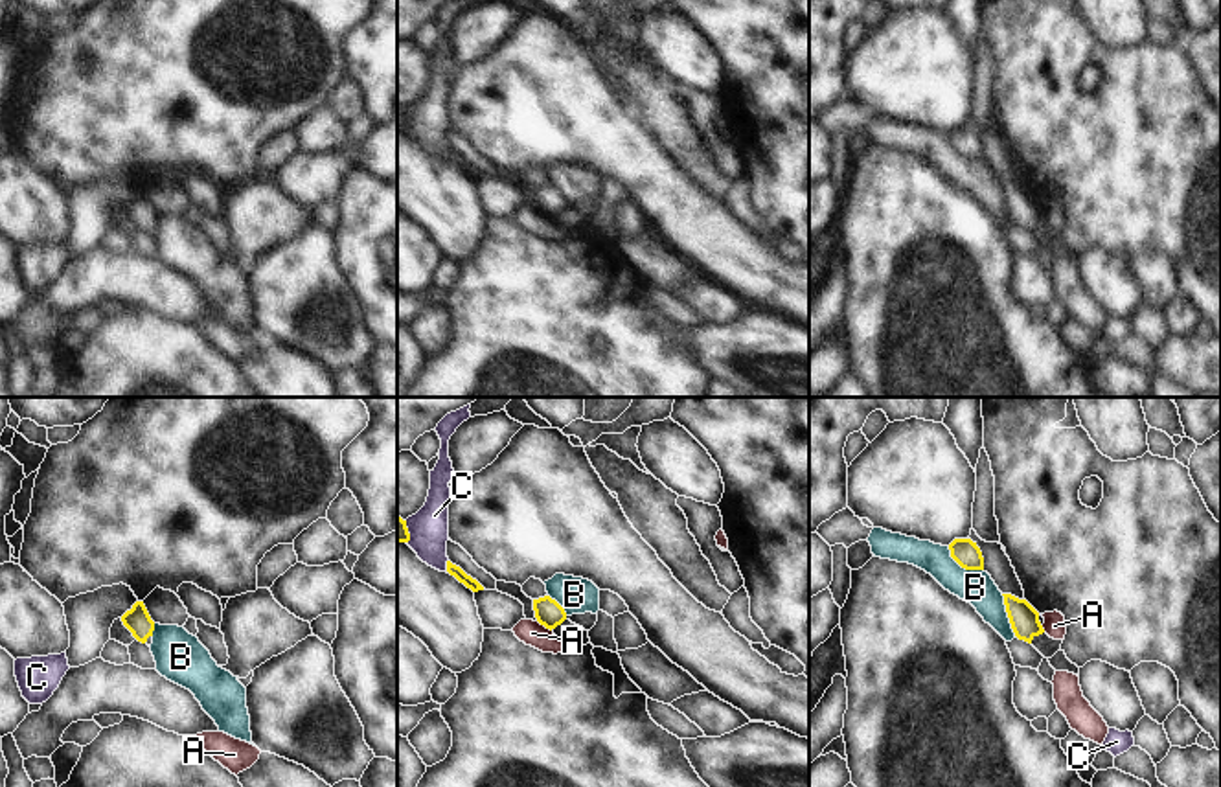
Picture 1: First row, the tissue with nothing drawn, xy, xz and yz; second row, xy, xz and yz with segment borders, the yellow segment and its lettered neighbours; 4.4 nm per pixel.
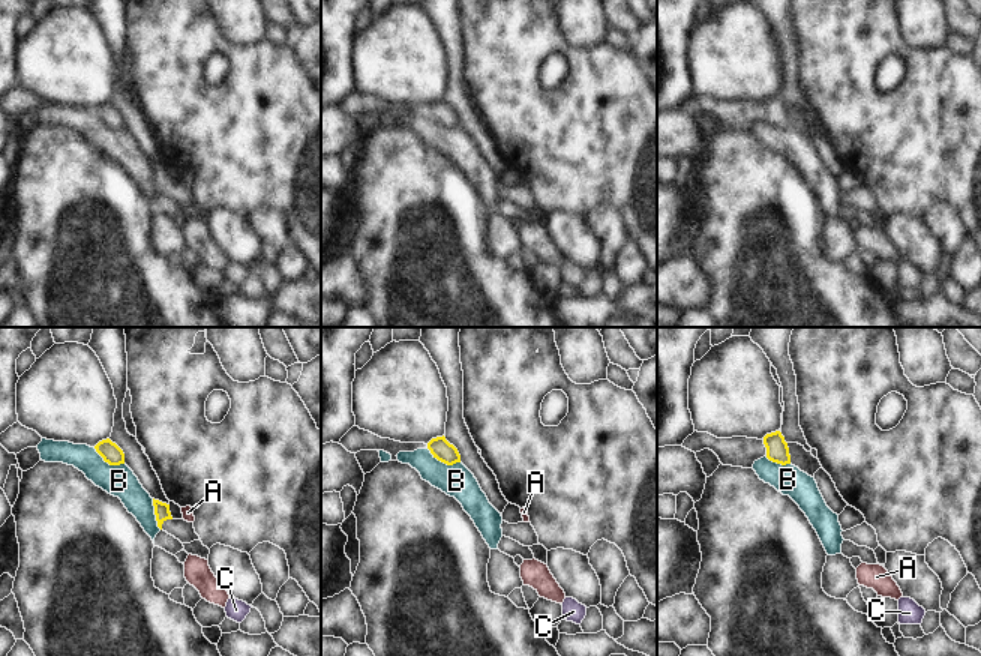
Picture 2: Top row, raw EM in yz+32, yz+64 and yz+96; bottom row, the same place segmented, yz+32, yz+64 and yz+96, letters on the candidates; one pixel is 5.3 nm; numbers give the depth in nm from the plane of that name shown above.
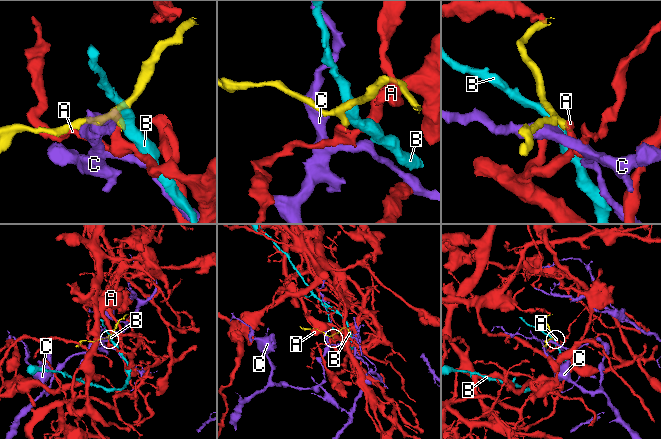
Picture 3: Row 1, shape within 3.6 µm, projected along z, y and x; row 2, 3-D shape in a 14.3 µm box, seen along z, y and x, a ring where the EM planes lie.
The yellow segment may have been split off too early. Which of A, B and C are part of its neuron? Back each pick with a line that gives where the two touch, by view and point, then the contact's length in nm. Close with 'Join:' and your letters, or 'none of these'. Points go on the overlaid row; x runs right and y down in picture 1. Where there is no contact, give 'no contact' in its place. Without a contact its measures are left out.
Join: none of these

